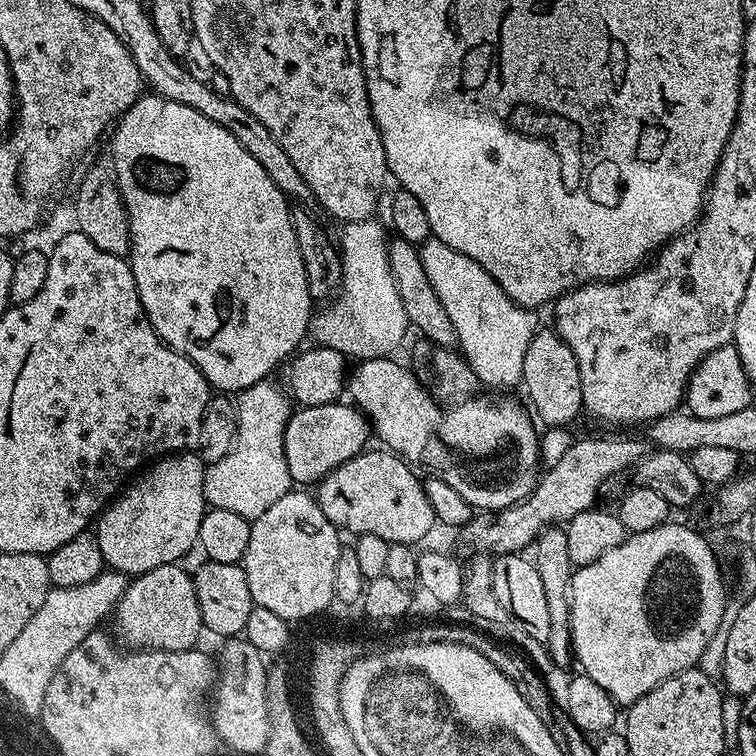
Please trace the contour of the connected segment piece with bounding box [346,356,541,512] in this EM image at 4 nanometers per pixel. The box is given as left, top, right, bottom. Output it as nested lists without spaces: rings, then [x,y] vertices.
[[[379,356],[373,360],[359,361],[355,366],[357,368],[353,372],[351,369],[346,380],[347,395],[352,395],[351,403],[366,413],[375,439],[377,436],[387,451],[396,453],[413,465],[421,464],[429,468],[427,471],[431,475],[454,486],[454,490],[458,490],[458,494],[462,494],[462,498],[466,498],[474,510],[496,512],[532,495],[541,471],[540,444],[536,441],[537,425],[528,421],[529,413],[524,413],[514,401],[495,400],[492,396],[477,394],[445,406],[421,386],[420,379],[409,365],[407,368],[399,364],[396,358]]]

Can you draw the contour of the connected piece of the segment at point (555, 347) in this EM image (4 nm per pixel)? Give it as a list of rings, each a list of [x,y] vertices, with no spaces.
[[[555,330],[537,331],[530,342],[524,359],[524,378],[522,388],[528,391],[528,400],[532,403],[531,411],[540,415],[539,423],[568,424],[576,415],[581,415],[584,403],[582,402],[582,382],[578,362],[566,346],[566,342]]]

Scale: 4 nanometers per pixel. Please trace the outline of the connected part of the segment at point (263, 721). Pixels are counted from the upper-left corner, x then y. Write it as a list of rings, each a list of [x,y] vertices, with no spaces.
[[[228,638],[221,644],[224,645],[220,648],[218,664],[224,667],[224,673],[218,676],[220,705],[214,719],[215,735],[236,752],[263,753],[270,729],[270,709],[266,700],[266,676],[256,656],[259,650],[243,638]]]

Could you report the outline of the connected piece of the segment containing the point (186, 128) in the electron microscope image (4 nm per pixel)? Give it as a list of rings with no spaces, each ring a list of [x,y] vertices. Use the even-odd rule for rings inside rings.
[[[144,94],[129,106],[115,128],[111,133],[111,163],[114,165],[116,182],[120,185],[120,197],[128,211],[132,252],[134,257],[136,256],[134,271],[138,294],[153,330],[169,348],[191,360],[215,391],[217,388],[220,392],[239,394],[259,380],[269,379],[273,375],[271,372],[279,366],[280,360],[287,361],[301,347],[299,344],[303,342],[304,335],[309,335],[314,319],[314,301],[308,289],[306,266],[302,266],[302,250],[298,250],[298,238],[294,238],[294,212],[293,209],[288,209],[289,197],[285,196],[282,190],[278,190],[278,186],[274,186],[270,174],[262,170],[258,158],[251,156],[242,146],[242,142],[238,142],[238,138],[230,134],[230,130],[222,130],[218,122],[210,122],[210,118],[198,114],[198,110],[190,110],[190,106],[163,100],[155,94]]]

